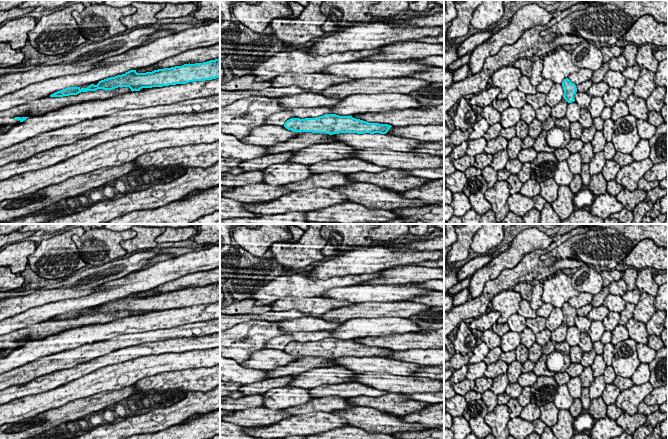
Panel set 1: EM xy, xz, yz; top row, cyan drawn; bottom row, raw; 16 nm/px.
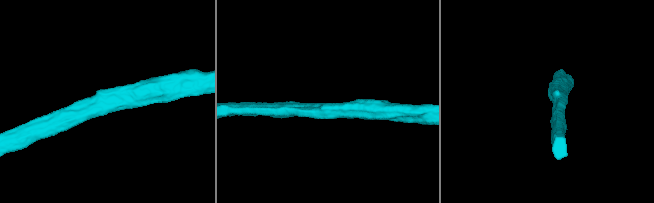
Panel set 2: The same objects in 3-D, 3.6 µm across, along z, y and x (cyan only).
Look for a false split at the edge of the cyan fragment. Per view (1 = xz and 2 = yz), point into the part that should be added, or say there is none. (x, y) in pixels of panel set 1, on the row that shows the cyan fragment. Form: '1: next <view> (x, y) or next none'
1: next none
2: next none

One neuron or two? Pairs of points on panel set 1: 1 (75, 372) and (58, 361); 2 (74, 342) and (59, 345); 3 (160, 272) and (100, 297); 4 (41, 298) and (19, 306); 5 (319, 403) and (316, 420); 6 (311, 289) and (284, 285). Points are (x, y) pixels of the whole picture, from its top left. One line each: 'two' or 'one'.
1: two
2: one
3: one
4: one
5: two
6: one

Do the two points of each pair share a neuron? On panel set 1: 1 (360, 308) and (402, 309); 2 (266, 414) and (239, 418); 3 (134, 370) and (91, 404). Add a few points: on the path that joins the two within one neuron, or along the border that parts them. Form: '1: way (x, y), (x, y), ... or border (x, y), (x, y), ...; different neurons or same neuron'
1: way (370, 309), (392, 309); same neuron
2: way (259, 417), (246, 417); same neuron
3: border (132, 384), (120, 389), (103, 390), (86, 396); different neurons

